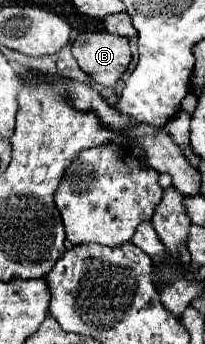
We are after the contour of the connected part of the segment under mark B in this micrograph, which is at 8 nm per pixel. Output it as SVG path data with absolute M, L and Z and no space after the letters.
M85 32L73 42L73 58L101 86L115 86L131 62L127 38L109 32Z

